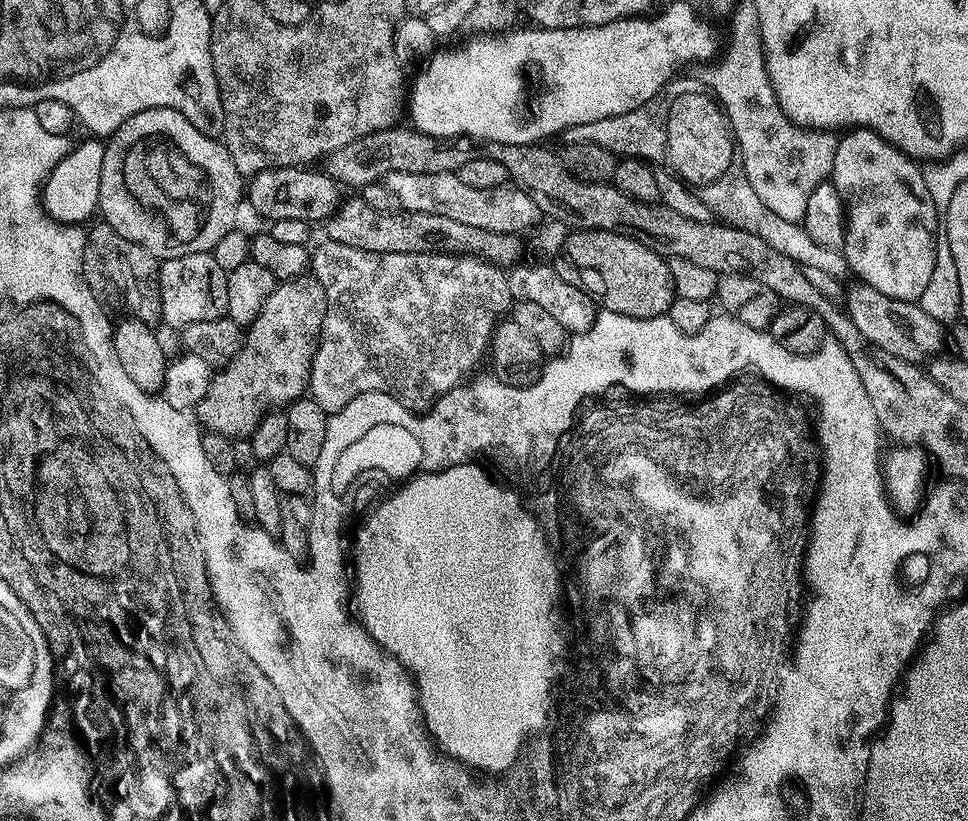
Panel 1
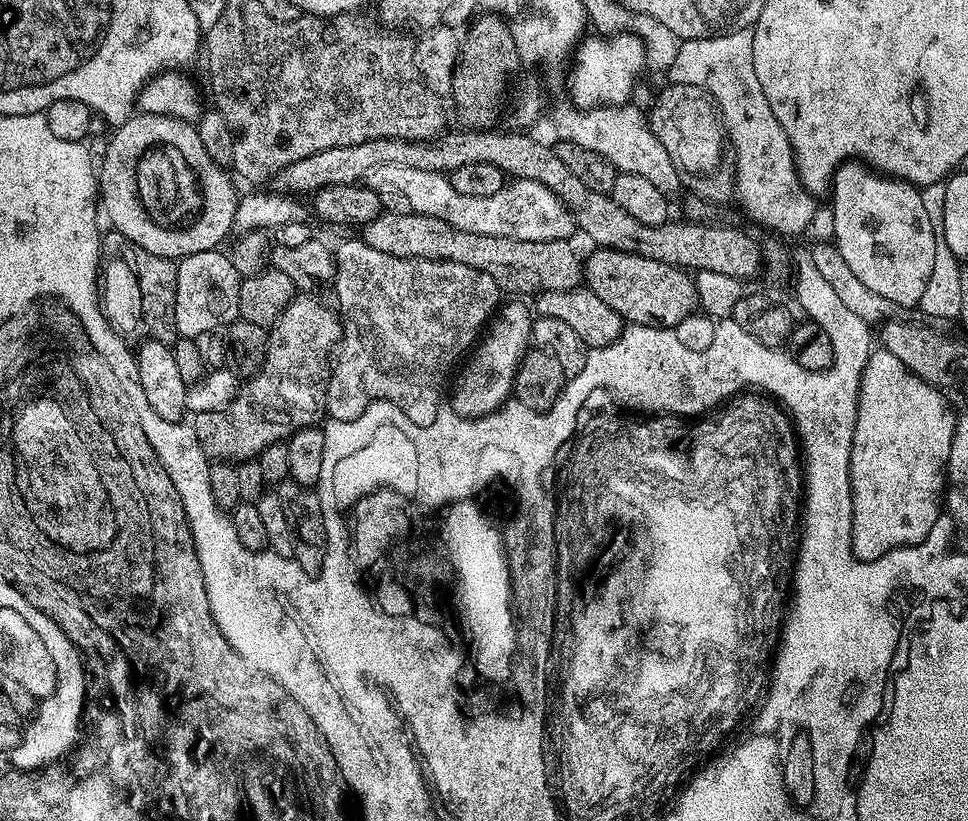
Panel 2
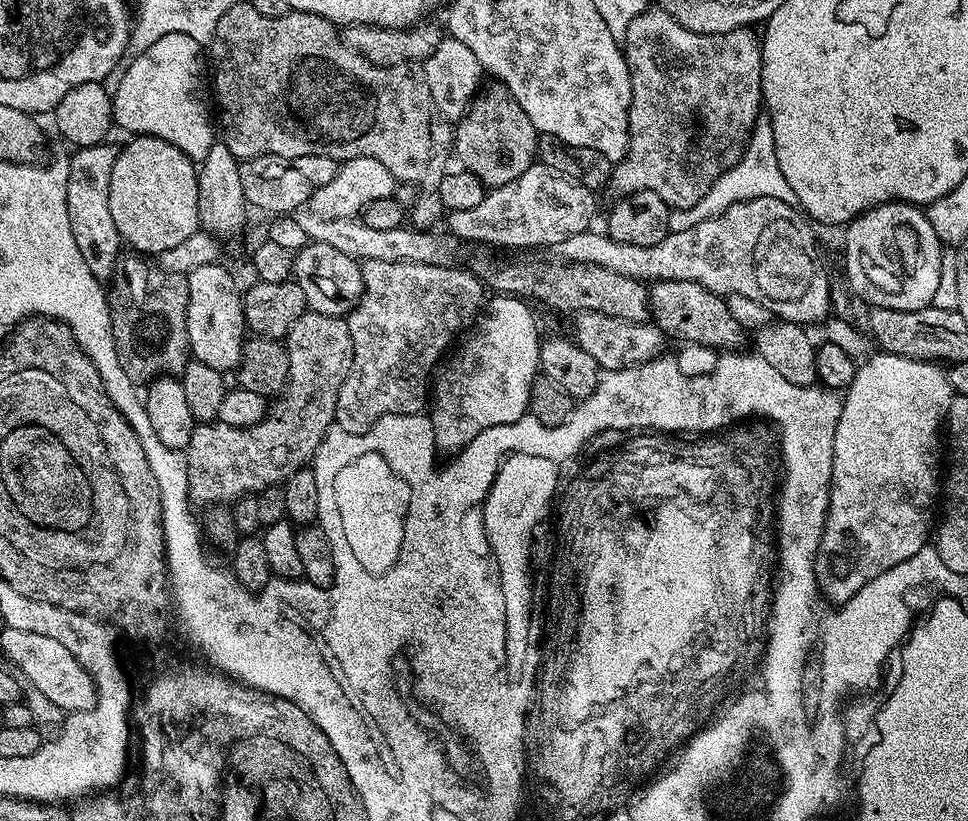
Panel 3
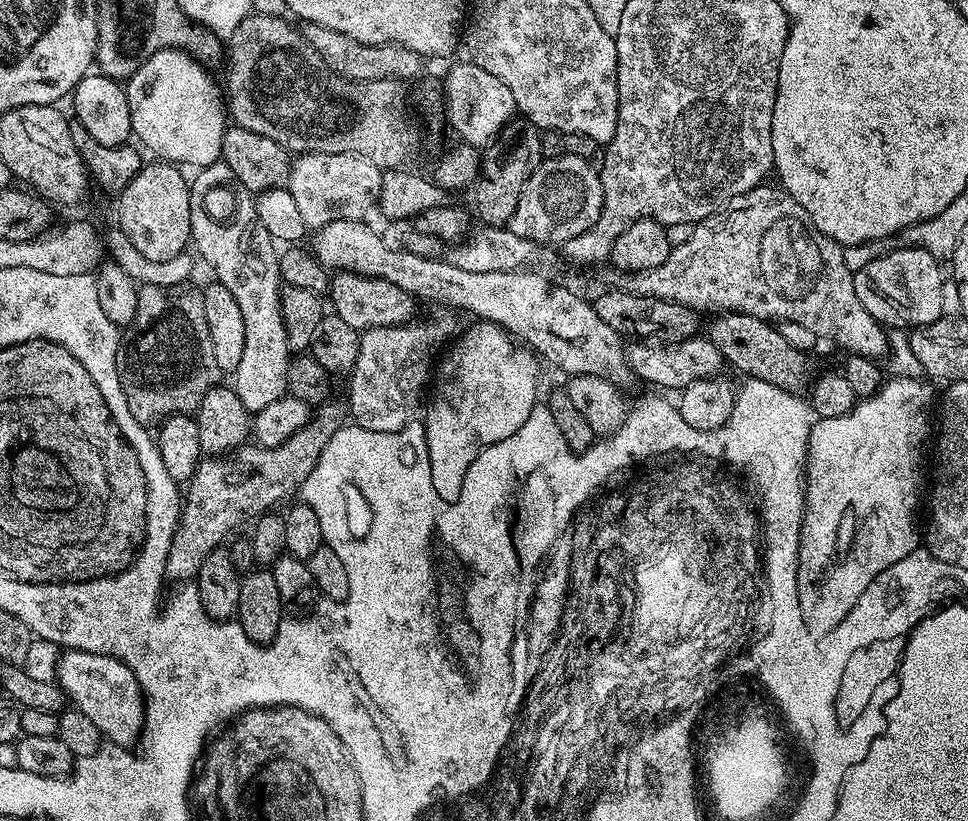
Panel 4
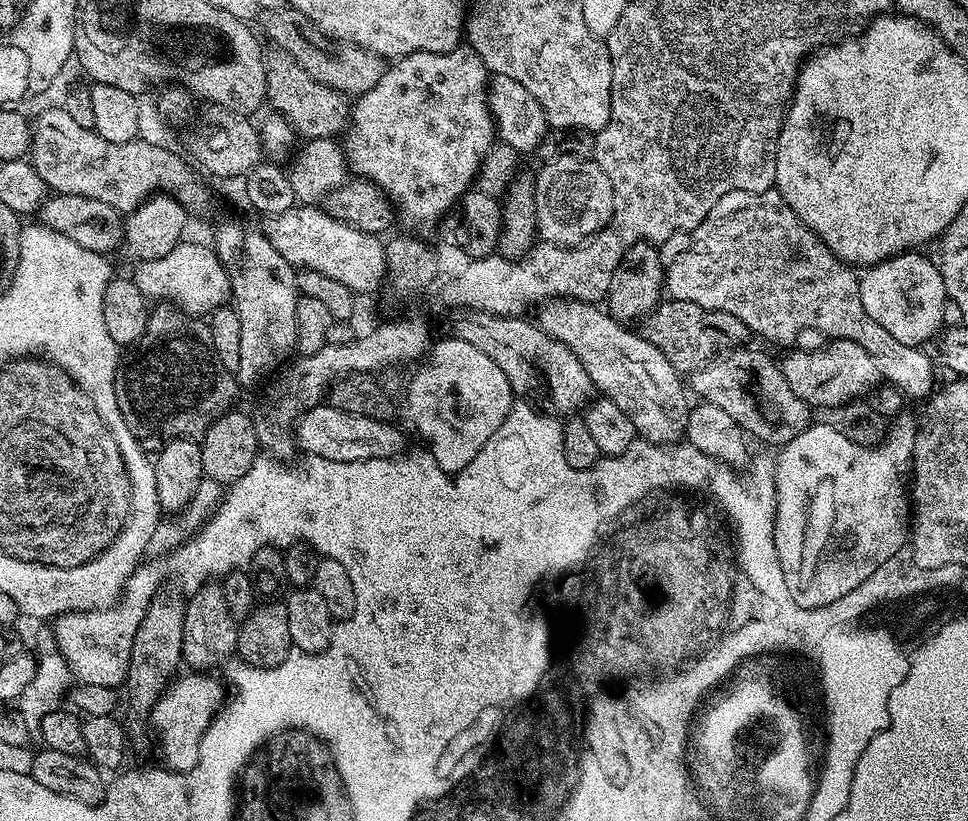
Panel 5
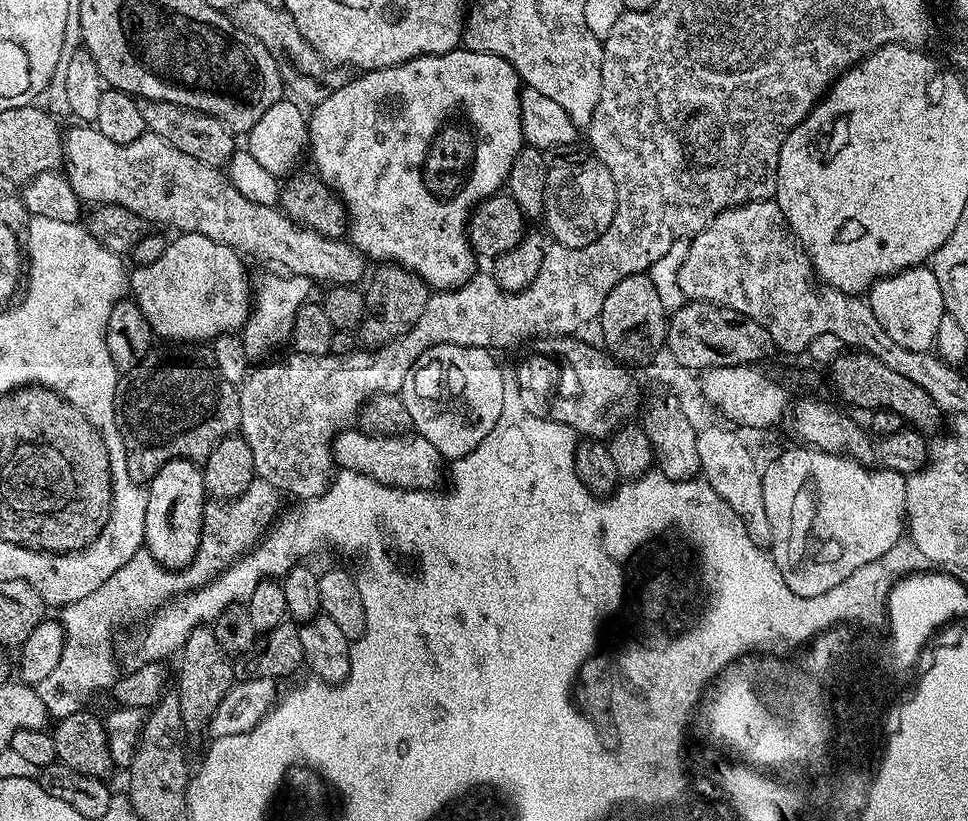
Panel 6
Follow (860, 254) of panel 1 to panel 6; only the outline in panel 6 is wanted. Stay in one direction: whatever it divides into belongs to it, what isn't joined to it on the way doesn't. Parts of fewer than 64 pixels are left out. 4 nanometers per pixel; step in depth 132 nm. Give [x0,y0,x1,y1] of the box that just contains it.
[866,267,945,352]

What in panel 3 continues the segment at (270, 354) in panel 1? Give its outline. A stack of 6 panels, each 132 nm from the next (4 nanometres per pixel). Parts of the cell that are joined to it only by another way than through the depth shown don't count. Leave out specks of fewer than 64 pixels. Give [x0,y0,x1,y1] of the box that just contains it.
[186,310,347,506]

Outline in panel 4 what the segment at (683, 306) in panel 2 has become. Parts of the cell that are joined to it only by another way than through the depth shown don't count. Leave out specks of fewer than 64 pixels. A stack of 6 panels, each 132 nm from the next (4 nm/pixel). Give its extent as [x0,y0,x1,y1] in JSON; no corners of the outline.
[706,312,809,394]

